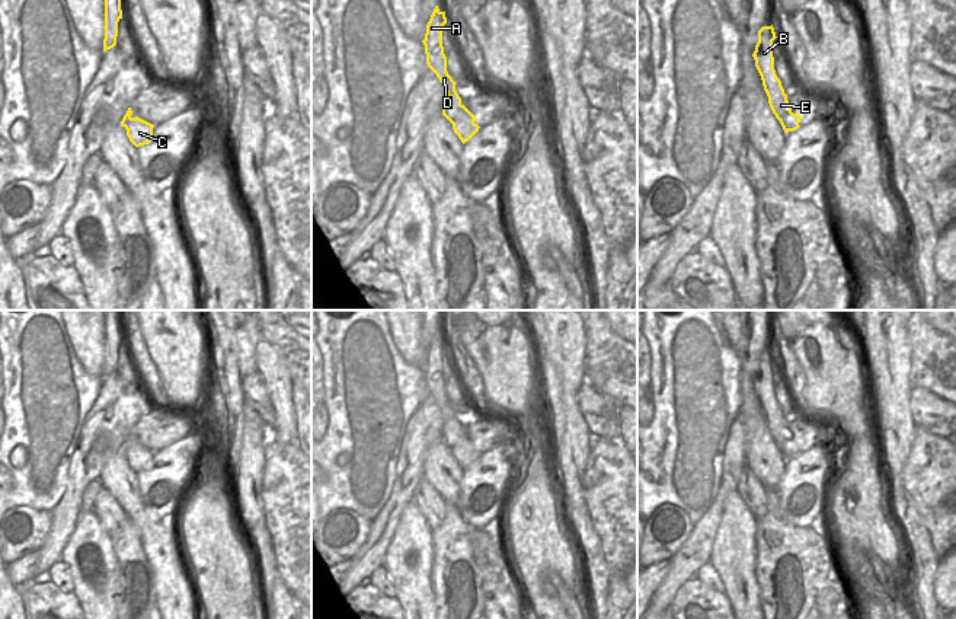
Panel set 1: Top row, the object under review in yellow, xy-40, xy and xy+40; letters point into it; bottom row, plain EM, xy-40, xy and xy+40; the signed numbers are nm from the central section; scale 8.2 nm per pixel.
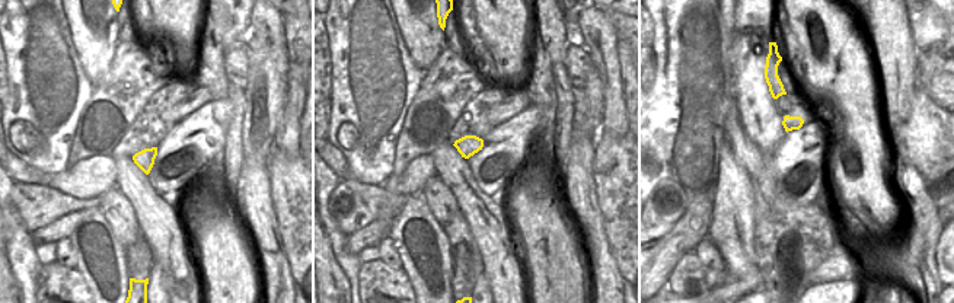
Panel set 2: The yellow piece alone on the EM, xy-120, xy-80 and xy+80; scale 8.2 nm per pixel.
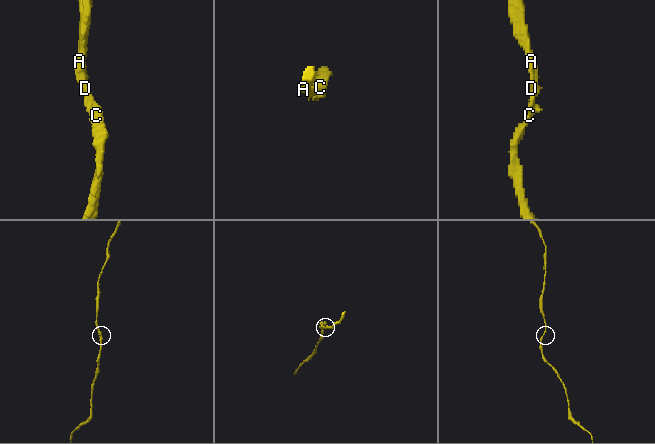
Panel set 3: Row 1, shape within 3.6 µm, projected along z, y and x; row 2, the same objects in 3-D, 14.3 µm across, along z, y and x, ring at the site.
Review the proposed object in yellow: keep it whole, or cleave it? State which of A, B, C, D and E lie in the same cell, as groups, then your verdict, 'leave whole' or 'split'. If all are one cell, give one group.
A B C D E | leave whole

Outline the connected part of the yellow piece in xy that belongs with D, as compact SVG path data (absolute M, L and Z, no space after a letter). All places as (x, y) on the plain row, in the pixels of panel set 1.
M435 332L426 351L425 371L426 390L442 409L447 421L442 427L442 441L453 450L461 469L469 468L477 457L476 443L461 430L455 417L455 408L447 398L447 383L442 373L442 352L447 350L445 338Z

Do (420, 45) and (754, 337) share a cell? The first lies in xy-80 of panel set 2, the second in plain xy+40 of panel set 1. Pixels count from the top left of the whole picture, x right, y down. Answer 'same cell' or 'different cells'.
different cells

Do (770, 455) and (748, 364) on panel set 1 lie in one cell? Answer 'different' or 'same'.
same

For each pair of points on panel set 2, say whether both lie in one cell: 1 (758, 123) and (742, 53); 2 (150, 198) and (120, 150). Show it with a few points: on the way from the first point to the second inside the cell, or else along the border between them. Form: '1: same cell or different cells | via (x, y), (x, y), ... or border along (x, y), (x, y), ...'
1: same cell | via (756, 105), (752, 96), (749, 70)
2: different cells | border along (131, 156), (114, 159)

